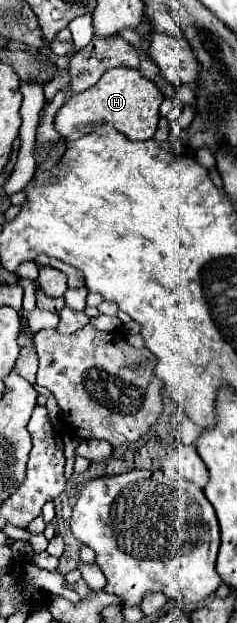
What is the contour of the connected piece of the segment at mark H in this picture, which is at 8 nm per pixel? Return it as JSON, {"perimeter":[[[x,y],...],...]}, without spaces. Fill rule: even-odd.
{"perimeter":[[[113,68],[105,72],[97,84],[81,94],[71,96],[55,114],[55,128],[67,140],[77,140],[85,134],[85,128],[97,128],[101,124],[113,124],[119,132],[131,140],[153,138],[159,122],[159,106],[165,100],[161,90],[133,68]]]}

